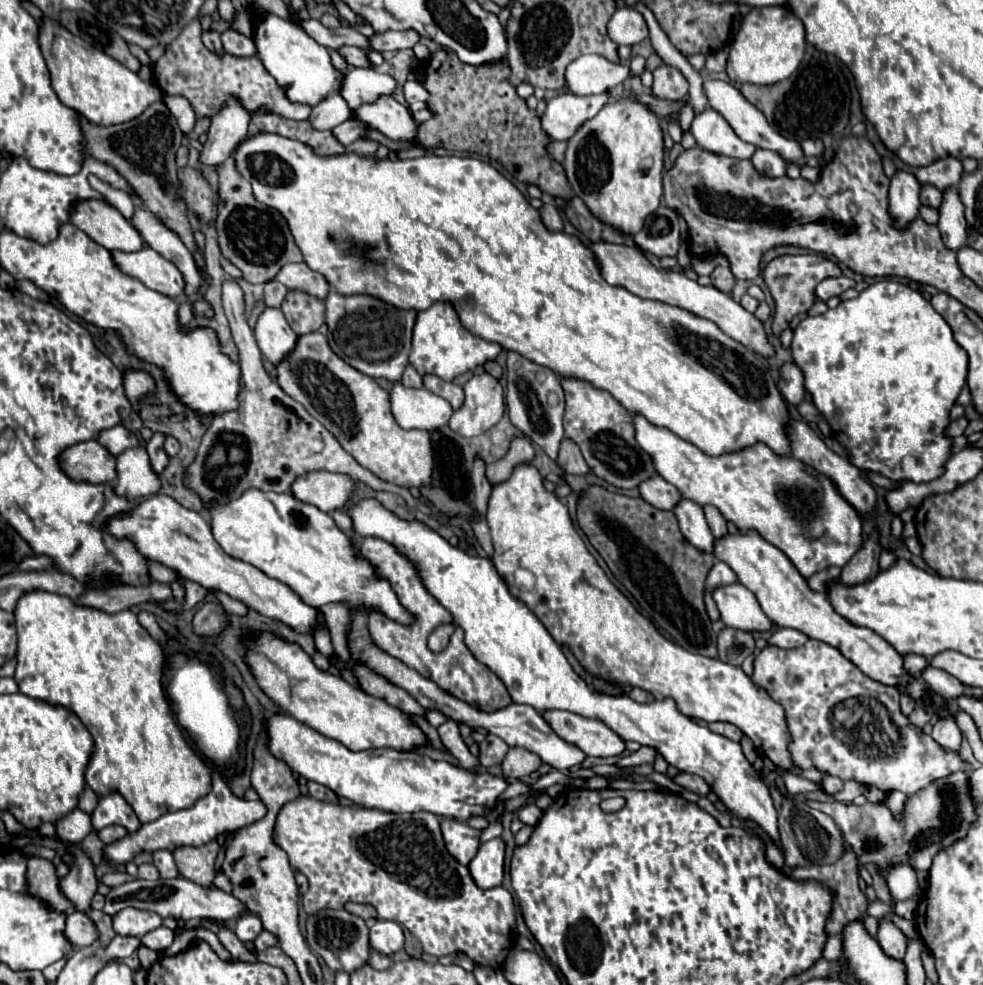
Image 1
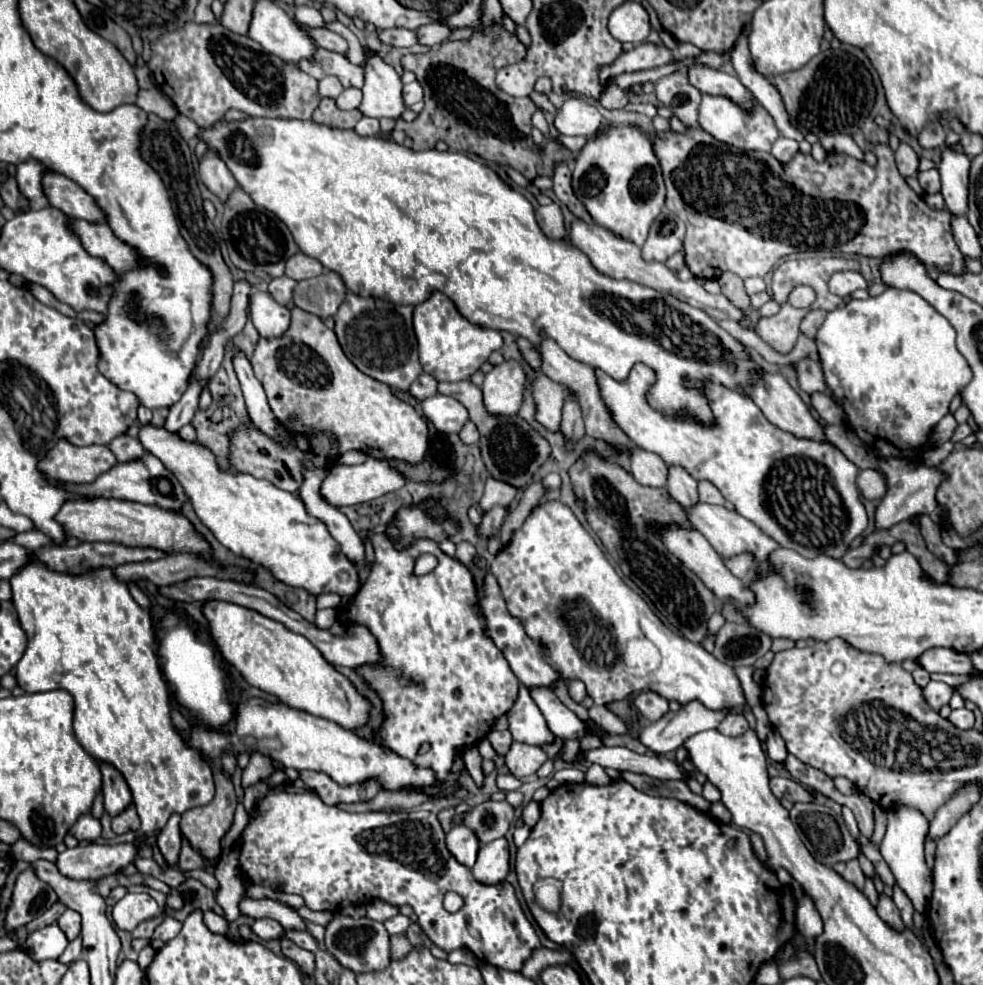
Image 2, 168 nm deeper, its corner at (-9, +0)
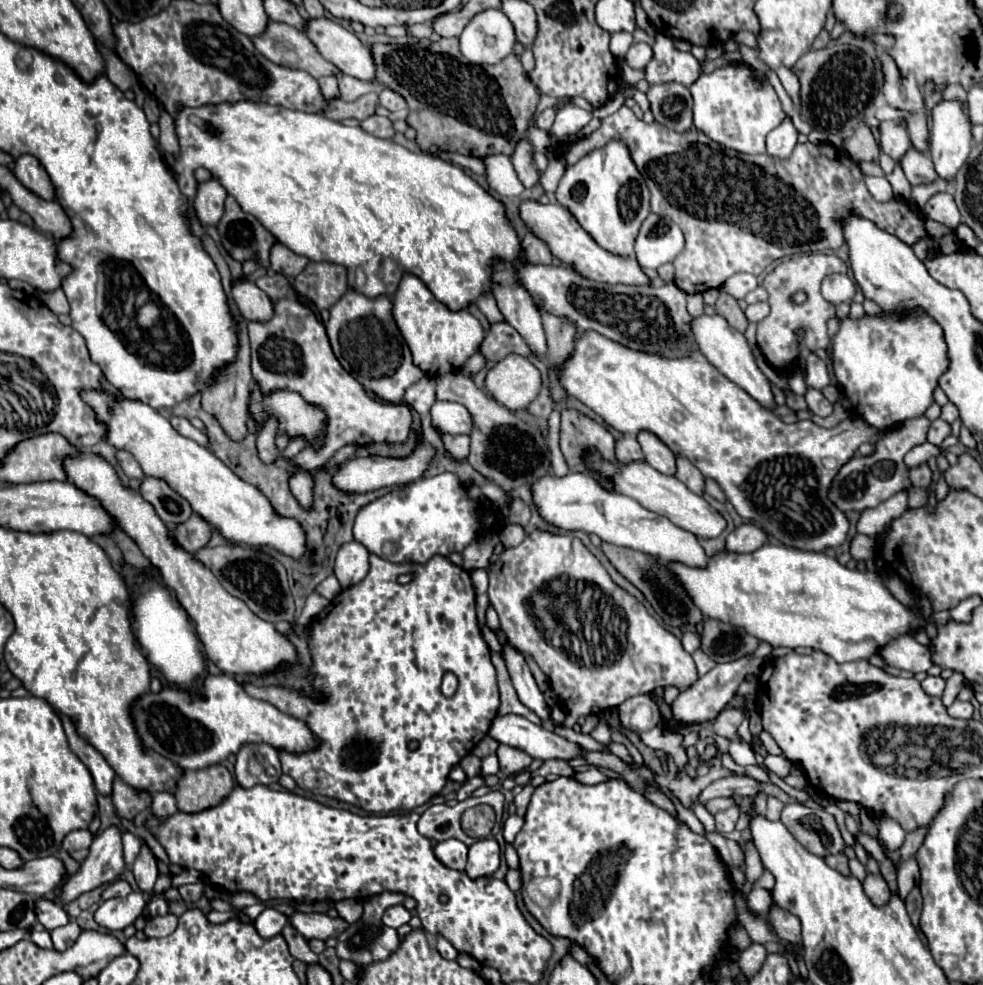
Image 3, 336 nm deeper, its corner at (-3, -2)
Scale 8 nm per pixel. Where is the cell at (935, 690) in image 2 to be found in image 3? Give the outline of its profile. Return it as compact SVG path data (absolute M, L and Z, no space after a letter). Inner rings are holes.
M928 676L928 678L922 680L920 684L922 684L922 690L924 690L928 696L936 696L936 698L940 698L942 692L944 692L944 684L946 684L946 682L944 682L942 678Z

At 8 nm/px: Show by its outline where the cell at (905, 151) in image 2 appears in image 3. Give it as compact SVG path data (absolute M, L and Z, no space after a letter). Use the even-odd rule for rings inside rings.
M890 120L880 124L880 148L898 164L904 158L904 152L912 148L912 142L908 132Z

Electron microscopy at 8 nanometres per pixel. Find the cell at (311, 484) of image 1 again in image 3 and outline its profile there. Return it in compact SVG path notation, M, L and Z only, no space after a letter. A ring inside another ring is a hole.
M422 442L414 450L414 454L408 458L382 458L382 456L354 458L354 460L344 462L340 468L336 468L336 472L332 474L332 484L336 484L336 488L344 488L344 492L352 492L352 494L364 494L364 492L372 492L378 488L390 488L390 486L404 486L404 484L418 480L424 474L432 456L434 456L434 448Z

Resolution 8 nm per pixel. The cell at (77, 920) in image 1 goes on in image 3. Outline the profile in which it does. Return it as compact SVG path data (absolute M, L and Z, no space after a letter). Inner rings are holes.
M46 898L36 900L36 916L38 916L38 922L48 932L52 932L54 928L60 928L60 926L64 926L64 924L70 922L68 912L62 906L58 906L58 904L54 904L54 902L46 900Z

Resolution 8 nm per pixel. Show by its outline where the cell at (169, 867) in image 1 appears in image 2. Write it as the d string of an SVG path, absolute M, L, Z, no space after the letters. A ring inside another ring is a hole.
M172 814L168 818L168 824L158 834L158 846L164 854L166 862L174 866L178 862L178 850L180 850L180 814Z

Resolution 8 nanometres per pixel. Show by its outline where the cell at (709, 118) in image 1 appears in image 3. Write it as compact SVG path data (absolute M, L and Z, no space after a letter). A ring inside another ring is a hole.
M746 64L724 66L712 74L704 74L690 86L690 92L694 98L694 126L718 144L736 152L764 154L766 136L780 126L780 120L786 116L774 88L770 84L760 86L750 76Z

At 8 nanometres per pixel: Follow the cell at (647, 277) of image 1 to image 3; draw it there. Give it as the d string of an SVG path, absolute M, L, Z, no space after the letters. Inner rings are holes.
M522 202L520 216L528 224L528 228L542 238L552 254L564 262L572 264L582 276L596 280L596 282L608 282L608 284L634 284L634 286L648 286L650 276L640 268L640 264L634 258L618 256L594 242L594 238L578 224L578 220L560 204L538 204L538 202Z

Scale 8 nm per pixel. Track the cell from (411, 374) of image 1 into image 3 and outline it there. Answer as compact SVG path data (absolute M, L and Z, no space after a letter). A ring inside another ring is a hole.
M424 376L416 384L412 384L408 388L408 392L404 394L404 402L410 408L414 408L420 416L428 414L428 410L436 402L436 382L434 382L434 378L432 376Z

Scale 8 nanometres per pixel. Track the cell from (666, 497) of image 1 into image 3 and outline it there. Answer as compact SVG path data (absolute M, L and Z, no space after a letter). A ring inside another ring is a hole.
M624 436L616 442L616 458L622 464L630 462L644 462L644 452L640 452L640 444L634 436Z

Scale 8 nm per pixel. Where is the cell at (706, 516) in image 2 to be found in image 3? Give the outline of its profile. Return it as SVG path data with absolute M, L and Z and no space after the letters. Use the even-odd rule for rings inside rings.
M590 456L588 458L588 466L600 470L604 476L608 476L616 488L616 492L626 494L630 498L634 498L636 502L640 502L644 508L672 520L676 526L692 532L698 538L710 540L710 538L718 538L724 530L726 530L726 520L722 518L722 514L718 510L714 510L702 496L690 492L680 480L676 480L676 476L666 476L656 472L652 466L644 464L644 462L632 462L632 464L608 464L608 462L600 462L598 456Z

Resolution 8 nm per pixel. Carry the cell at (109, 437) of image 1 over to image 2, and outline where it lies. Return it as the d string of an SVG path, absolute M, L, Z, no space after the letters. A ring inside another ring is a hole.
M126 434L114 438L108 446L114 452L114 456L118 458L118 462L132 462L132 460L140 460L144 456L144 450L142 450L142 444L138 442L138 438L130 438Z

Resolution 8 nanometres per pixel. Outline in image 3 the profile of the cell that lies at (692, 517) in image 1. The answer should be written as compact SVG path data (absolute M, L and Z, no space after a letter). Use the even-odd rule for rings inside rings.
M640 432L638 434L638 442L644 450L646 462L656 468L658 472L664 472L666 476L674 476L676 474L676 458L672 454L672 450L660 442L654 434L650 432Z

